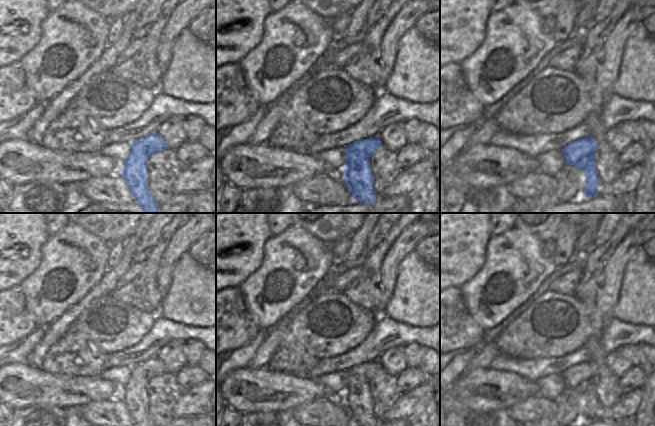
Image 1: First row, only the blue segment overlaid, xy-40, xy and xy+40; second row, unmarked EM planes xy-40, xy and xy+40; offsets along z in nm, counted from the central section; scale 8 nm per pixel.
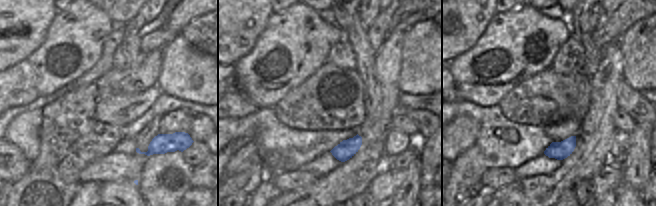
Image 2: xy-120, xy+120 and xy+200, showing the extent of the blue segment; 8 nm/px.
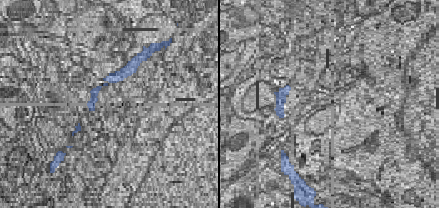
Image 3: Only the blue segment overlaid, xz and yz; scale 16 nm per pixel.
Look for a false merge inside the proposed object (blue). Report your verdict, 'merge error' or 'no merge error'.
merge error

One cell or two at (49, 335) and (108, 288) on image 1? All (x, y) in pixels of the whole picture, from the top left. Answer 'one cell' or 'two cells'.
one cell

